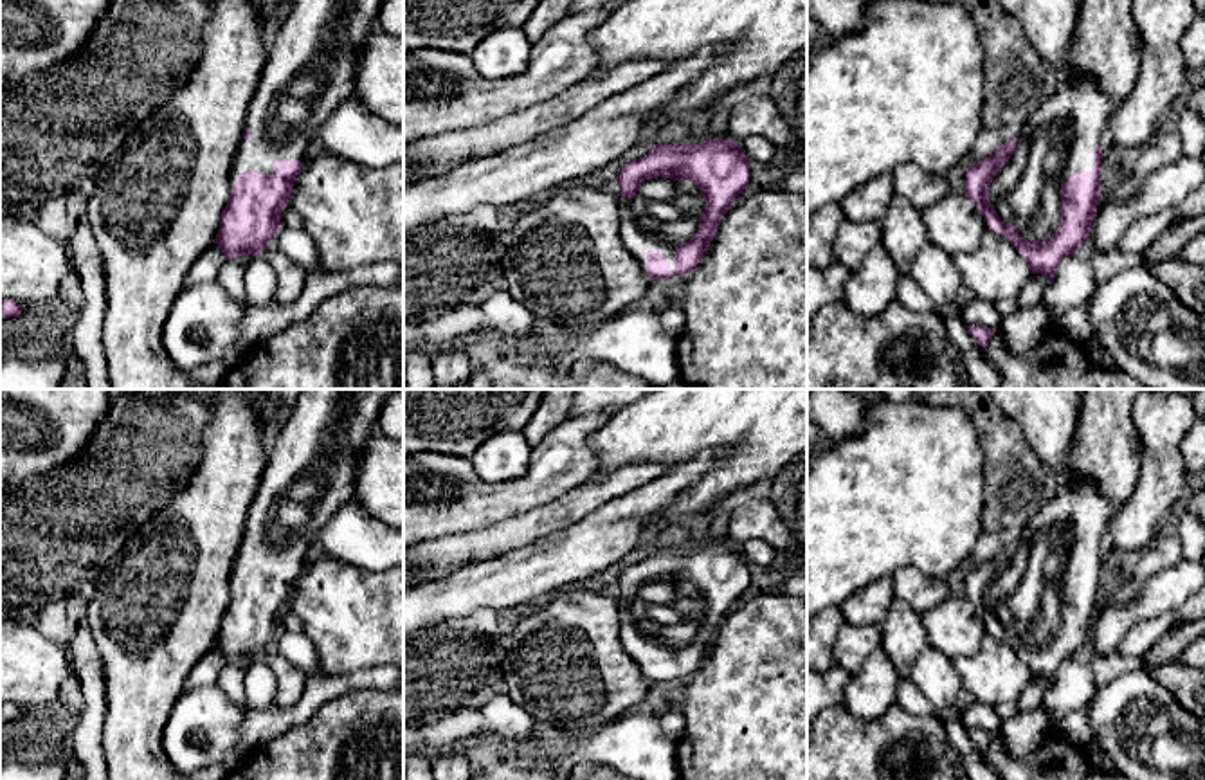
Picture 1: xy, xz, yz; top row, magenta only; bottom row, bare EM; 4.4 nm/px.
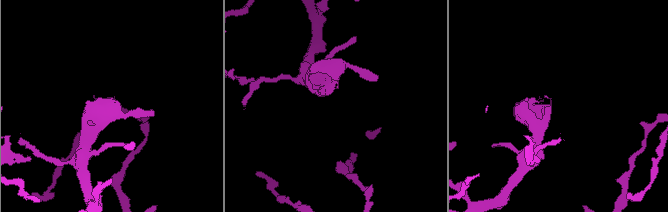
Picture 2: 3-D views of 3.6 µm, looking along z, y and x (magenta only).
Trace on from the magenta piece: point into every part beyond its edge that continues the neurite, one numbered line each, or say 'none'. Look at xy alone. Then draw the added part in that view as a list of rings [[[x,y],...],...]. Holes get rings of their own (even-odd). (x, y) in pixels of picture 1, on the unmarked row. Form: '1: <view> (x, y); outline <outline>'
1: xy (312, 465); outline [[[303,389],[292,416],[268,445],[268,461],[259,477],[259,488],[249,506],[245,531],[249,542],[241,542],[229,575],[229,587],[243,575],[272,576],[274,564],[306,566],[313,555],[313,540],[335,512],[353,499],[357,486],[357,465],[366,441],[376,431],[380,409],[398,389]]]

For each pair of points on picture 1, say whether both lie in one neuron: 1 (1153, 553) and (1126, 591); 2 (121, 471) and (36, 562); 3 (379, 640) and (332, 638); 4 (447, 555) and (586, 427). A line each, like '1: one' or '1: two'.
1: one
2: one
3: one
4: two

